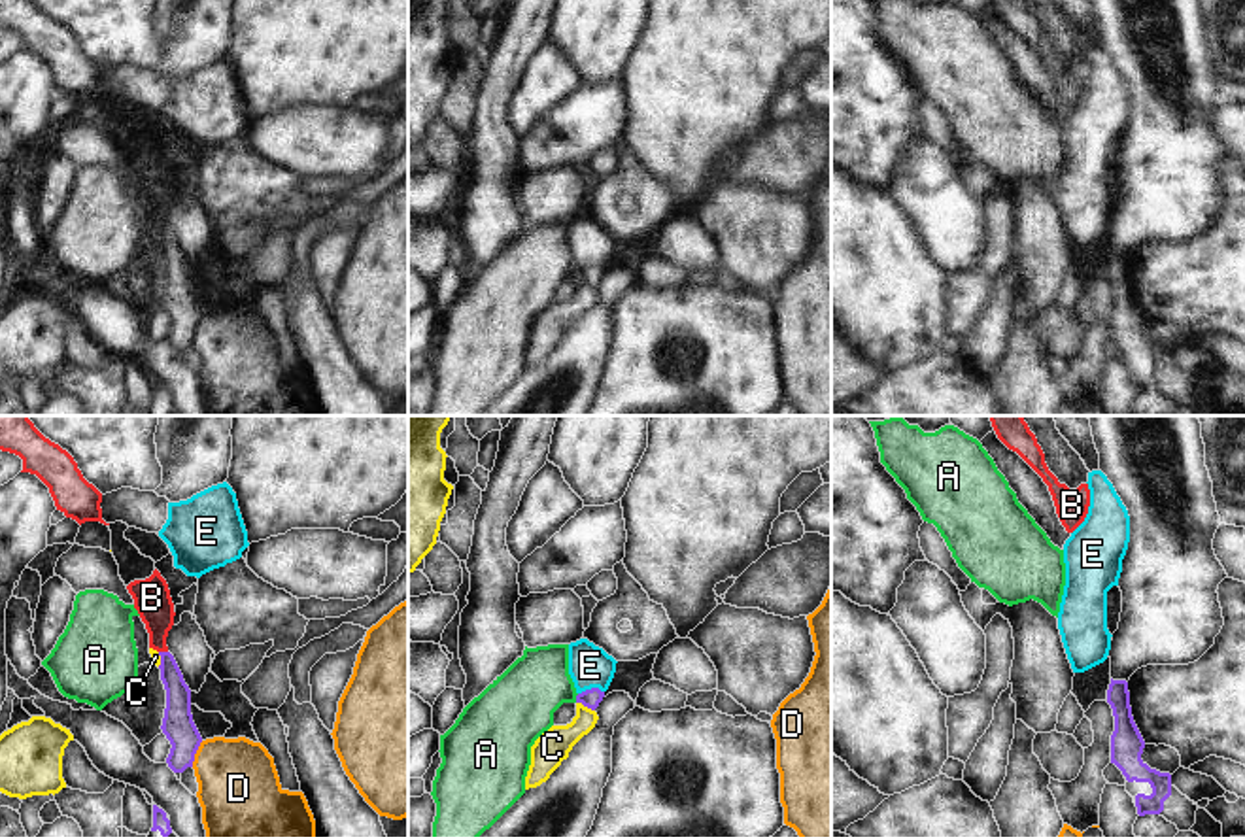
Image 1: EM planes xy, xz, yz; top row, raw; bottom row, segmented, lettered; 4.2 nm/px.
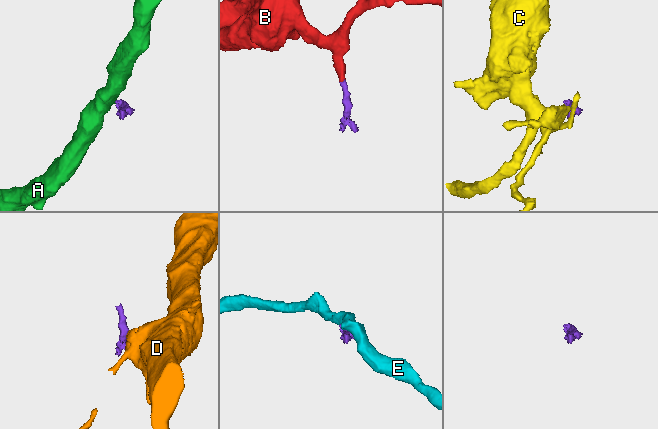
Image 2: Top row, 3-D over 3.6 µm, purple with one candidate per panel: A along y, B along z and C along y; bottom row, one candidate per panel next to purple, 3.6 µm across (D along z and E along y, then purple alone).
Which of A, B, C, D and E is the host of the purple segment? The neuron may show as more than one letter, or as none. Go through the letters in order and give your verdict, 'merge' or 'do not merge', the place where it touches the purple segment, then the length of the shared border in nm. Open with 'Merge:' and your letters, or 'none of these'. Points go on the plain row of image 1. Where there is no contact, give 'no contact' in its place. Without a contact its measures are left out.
Merge: B
A: do not merge | xz (577, 274) | 40 nm
B: merge | xy (163, 229) | 40 nm
C: do not merge | xz (586, 282) | 90 nm
D: do not merge | xy (195, 329) | 120 nm
E: do not merge | xz (592, 265) | 110 nm

